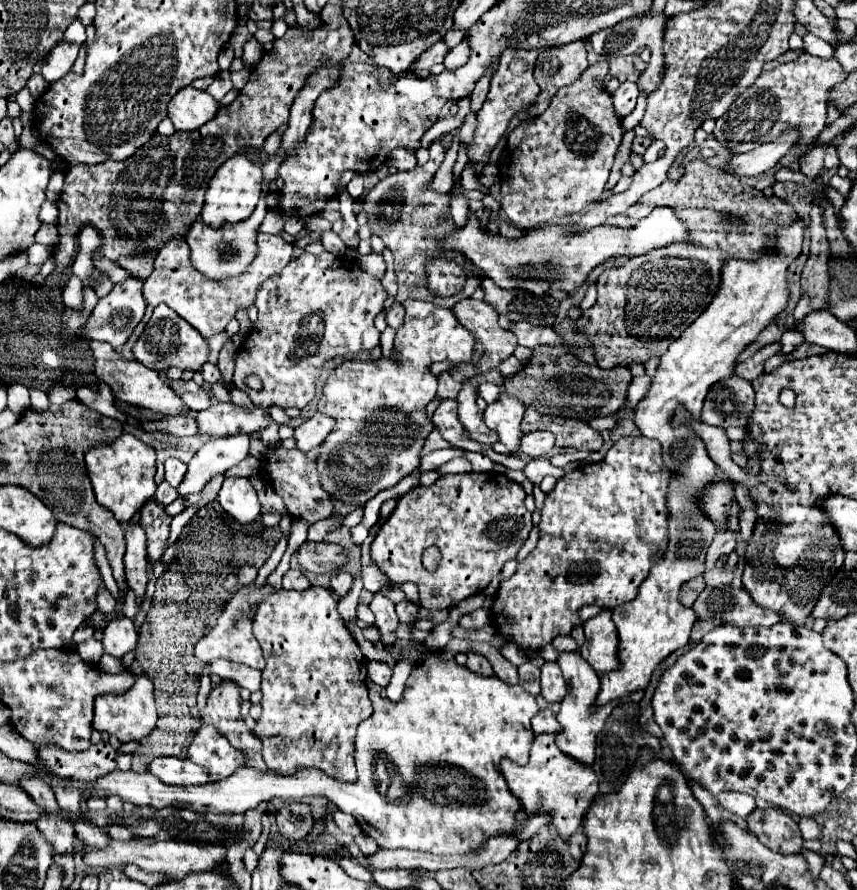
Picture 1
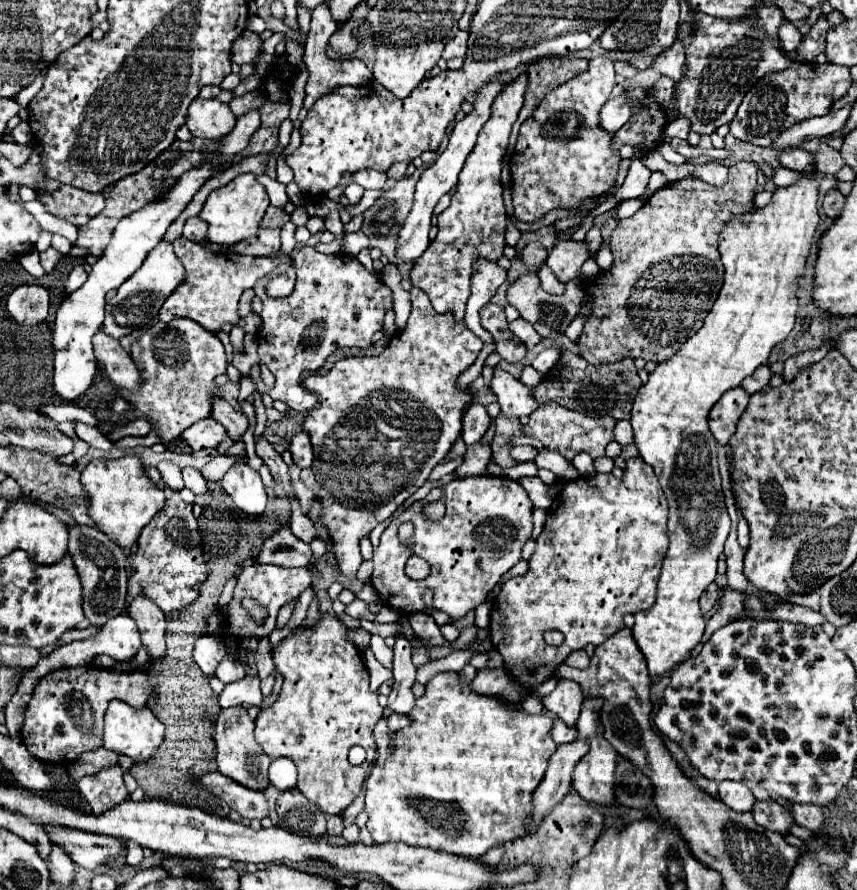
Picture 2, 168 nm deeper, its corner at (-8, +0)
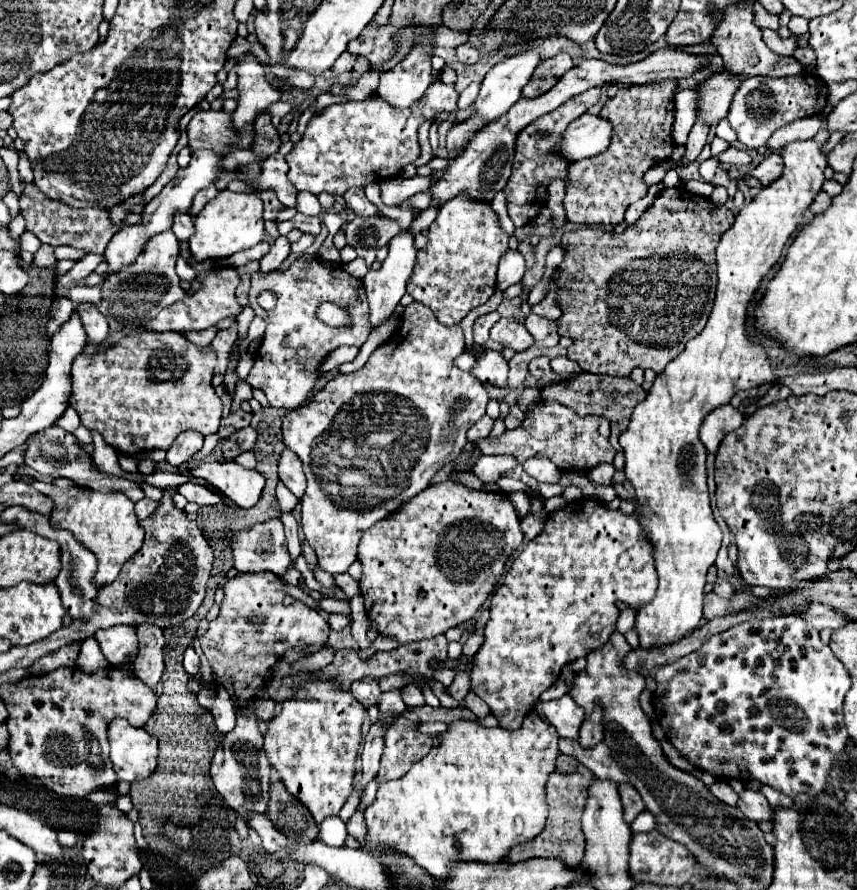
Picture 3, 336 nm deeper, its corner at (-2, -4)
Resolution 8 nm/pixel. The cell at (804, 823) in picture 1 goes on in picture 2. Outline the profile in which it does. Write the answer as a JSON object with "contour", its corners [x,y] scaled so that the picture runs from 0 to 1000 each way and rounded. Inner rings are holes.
{"contour":[[[924,902],[924,909],[922,909],[922,916],[924,920],[945,931],[945,934],[952,934],[959,925],[961,925],[961,913],[959,913],[959,907],[954,904],[936,904],[936,902]]]}

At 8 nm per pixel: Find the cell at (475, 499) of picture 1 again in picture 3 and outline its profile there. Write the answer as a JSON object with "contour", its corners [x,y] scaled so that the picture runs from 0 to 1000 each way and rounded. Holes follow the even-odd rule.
{"contour":[[[527,540],[502,545],[502,547],[497,547],[497,552],[492,552],[490,556],[485,556],[476,565],[471,565],[460,579],[455,579],[448,585],[441,585],[439,590],[434,590],[427,597],[427,601],[422,601],[420,615],[418,615],[418,628],[425,635],[425,644],[422,644],[422,651],[420,651],[420,664],[422,664],[422,671],[425,671],[425,678],[427,678],[427,687],[429,687],[432,696],[436,696],[441,700],[441,707],[443,707],[446,713],[462,716],[464,722],[469,722],[469,725],[471,722],[478,722],[478,720],[502,718],[502,716],[509,716],[513,711],[520,711],[525,704],[539,702],[541,698],[548,698],[551,693],[555,693],[558,684],[565,680],[565,675],[569,673],[569,669],[581,657],[581,653],[583,653],[583,648],[588,644],[588,637],[590,637],[593,626],[609,612],[609,608],[611,608],[611,599],[607,594],[604,579],[602,579],[600,567],[595,565],[595,561],[593,561],[590,554],[586,554],[586,552],[553,552],[553,549],[546,549],[546,547],[534,545],[534,543],[527,543]],[[490,662],[495,662],[495,666],[497,666],[495,673],[488,671],[488,664]]]}

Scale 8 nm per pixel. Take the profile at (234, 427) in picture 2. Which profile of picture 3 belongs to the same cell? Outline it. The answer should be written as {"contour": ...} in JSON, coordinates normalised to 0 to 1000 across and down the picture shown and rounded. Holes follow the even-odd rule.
{"contour":[[[294,480],[278,482],[266,491],[266,500],[259,500],[259,509],[264,516],[271,516],[285,507],[292,507],[296,502],[296,496],[299,496],[299,484]]]}

